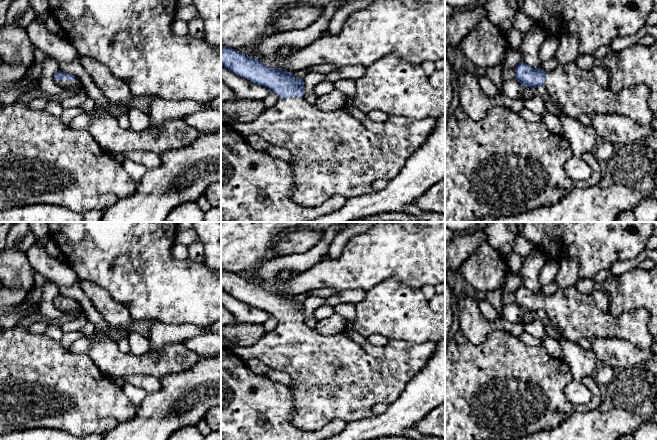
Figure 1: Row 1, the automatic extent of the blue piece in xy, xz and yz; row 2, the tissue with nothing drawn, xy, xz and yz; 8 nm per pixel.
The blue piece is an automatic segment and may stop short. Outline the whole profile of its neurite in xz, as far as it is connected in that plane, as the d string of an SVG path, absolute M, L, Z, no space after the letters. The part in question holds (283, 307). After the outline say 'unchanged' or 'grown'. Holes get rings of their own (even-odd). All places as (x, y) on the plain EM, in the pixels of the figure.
M221 270L221 289L237 300L270 313L279 321L277 327L266 333L256 344L249 347L234 346L232 352L242 360L257 358L271 369L287 373L294 380L291 390L295 413L291 417L291 422L303 431L317 431L335 420L347 423L370 417L373 415L372 408L375 405L389 405L399 398L408 382L424 369L437 348L437 342L432 341L414 344L406 340L389 339L384 346L384 355L381 358L375 358L343 333L325 336L309 328L303 322L304 302L297 303L292 296L266 290L258 282L247 281L238 274L225 270Z; grown

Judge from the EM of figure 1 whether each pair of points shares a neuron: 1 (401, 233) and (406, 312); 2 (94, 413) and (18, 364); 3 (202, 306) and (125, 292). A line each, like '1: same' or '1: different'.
1: different
2: same
3: same

